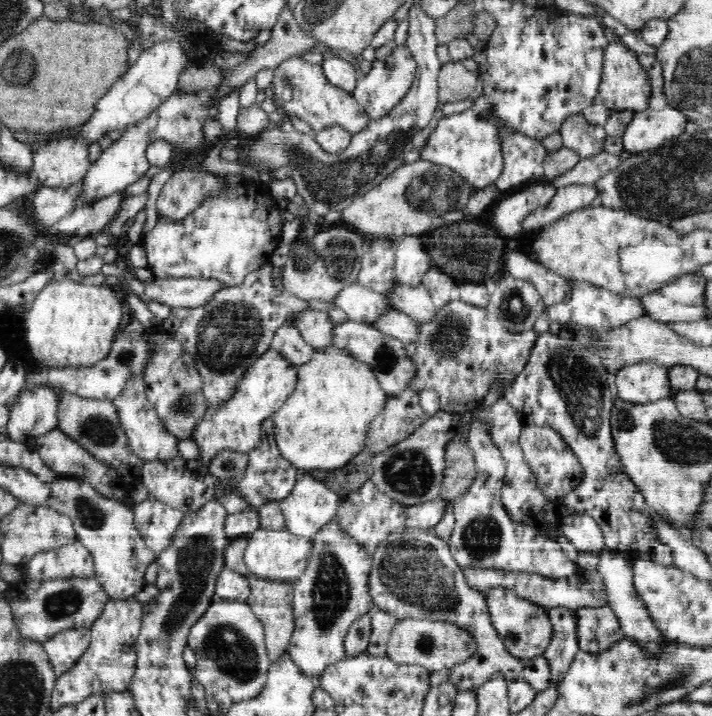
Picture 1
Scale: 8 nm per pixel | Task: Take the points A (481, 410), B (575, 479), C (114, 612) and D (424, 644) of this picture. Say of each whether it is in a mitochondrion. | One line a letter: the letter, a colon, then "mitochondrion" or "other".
A: other
B: other
C: other
D: mitochondrion

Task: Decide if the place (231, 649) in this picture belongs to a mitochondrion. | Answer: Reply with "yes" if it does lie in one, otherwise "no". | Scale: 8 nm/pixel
yes

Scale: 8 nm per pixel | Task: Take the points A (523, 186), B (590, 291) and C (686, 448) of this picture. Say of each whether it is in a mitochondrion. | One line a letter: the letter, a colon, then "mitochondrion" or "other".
A: other
B: other
C: mitochondrion

